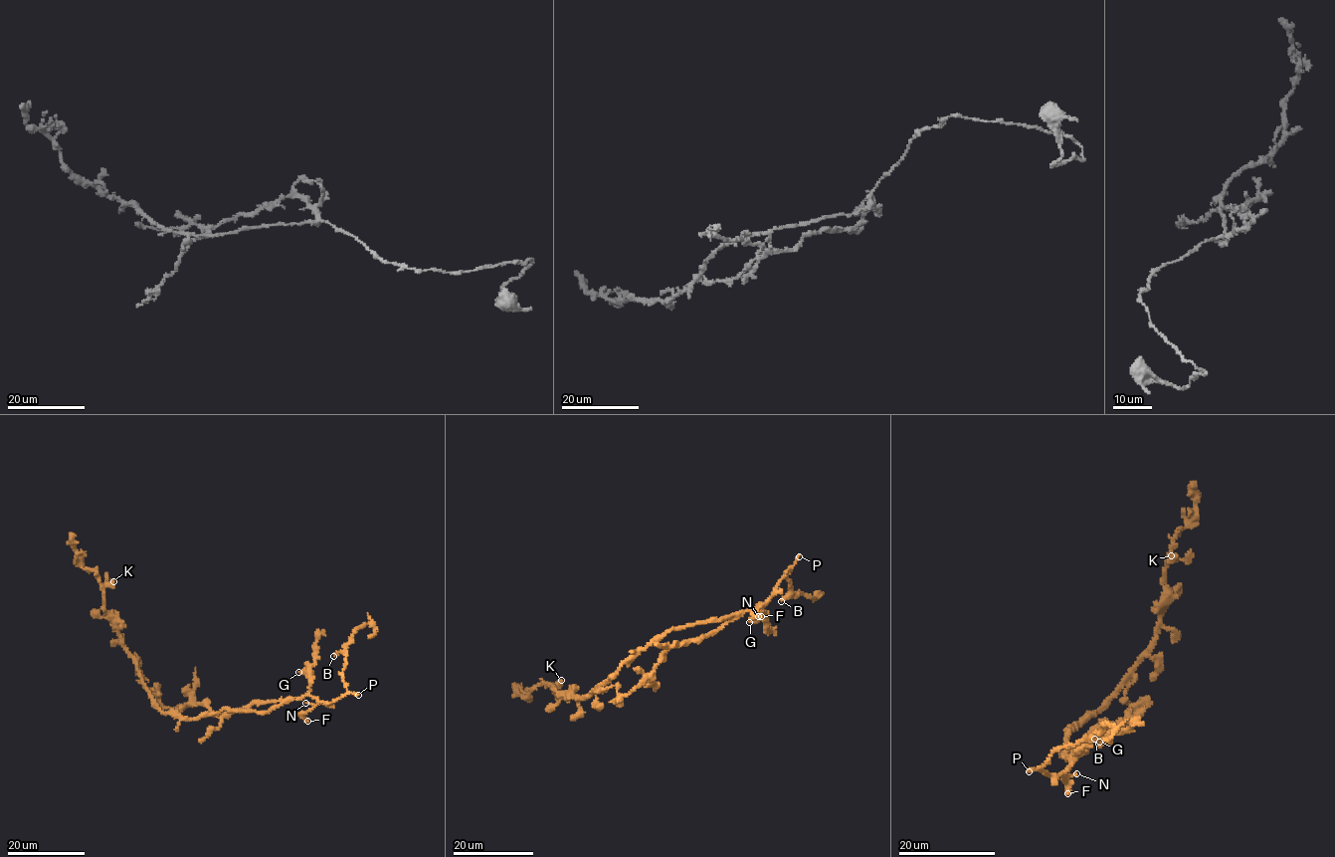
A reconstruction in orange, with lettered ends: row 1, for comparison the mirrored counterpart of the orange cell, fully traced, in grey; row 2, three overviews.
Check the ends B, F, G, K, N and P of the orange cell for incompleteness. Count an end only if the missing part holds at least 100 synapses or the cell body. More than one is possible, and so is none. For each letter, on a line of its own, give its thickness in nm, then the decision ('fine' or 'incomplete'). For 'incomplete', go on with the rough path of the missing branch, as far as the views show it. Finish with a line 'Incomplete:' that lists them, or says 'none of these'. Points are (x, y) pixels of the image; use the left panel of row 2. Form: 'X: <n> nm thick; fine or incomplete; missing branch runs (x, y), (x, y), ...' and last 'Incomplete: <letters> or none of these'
B: 150 nm thick; fine
F: 190 nm thick; fine
G: 260 nm thick; fine
K: 440 nm thick; fine
N: 240 nm thick; fine
P: 220 nm thick; incomplete
Incomplete: P

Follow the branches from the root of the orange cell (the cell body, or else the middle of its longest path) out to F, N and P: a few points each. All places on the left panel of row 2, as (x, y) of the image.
F: (208, 715), (232, 709), (270, 712), (290, 700), (309, 696), (318, 704), (303, 715), (307, 721)
N: (208, 715), (232, 709), (270, 712), (290, 700), (305, 696), (313, 697), (318, 704), (305, 703)
P: (208, 715), (232, 709), (270, 712), (290, 700), (305, 696), (326, 704), (347, 694), (358, 695)

